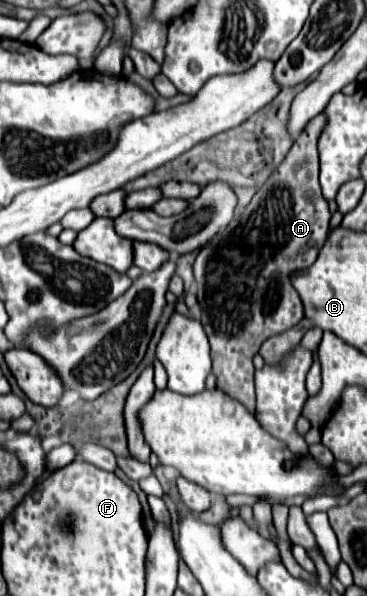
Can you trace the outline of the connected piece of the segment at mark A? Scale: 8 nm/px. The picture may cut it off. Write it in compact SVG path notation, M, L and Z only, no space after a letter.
M317 115L311 119L311 123L307 123L307 127L303 129L303 133L295 139L293 147L289 149L287 157L281 161L281 167L279 171L275 171L267 183L255 193L255 197L251 199L251 203L247 205L245 213L239 217L239 219L233 219L231 225L227 225L221 233L217 233L197 255L195 259L195 281L197 281L197 297L199 297L199 307L201 307L201 325L209 337L209 343L211 343L211 359L213 359L213 375L217 377L217 387L227 391L229 397L241 401L243 405L251 405L251 411L253 411L253 399L255 399L255 387L253 387L253 373L255 373L255 367L253 367L253 357L259 353L259 347L265 339L273 337L273 335L279 335L287 329L291 329L293 325L297 325L301 319L303 319L303 303L297 295L297 291L293 289L289 277L291 273L297 269L297 267L309 267L315 259L317 259L317 253L321 249L321 243L325 243L327 239L327 231L329 231L329 219L331 219L331 211L329 211L329 205L327 205L327 199L321 195L321 187L319 187L319 157L317 157L317 139L319 139L319 133L321 129L325 127L325 117L323 115Z

